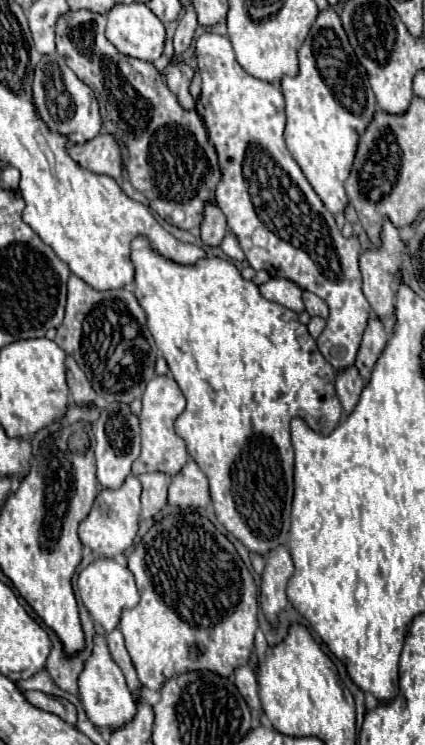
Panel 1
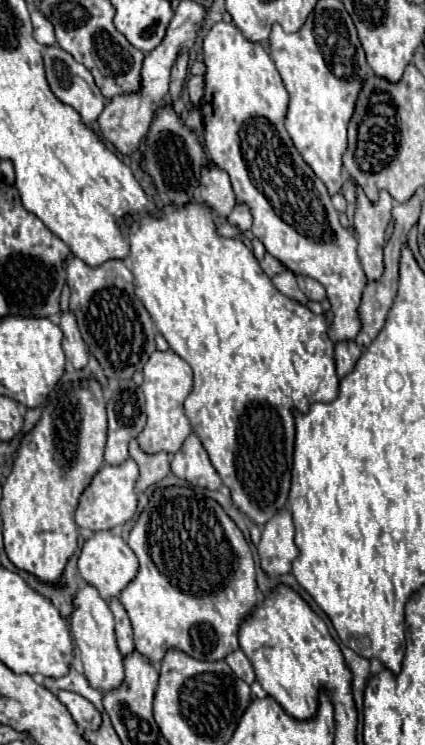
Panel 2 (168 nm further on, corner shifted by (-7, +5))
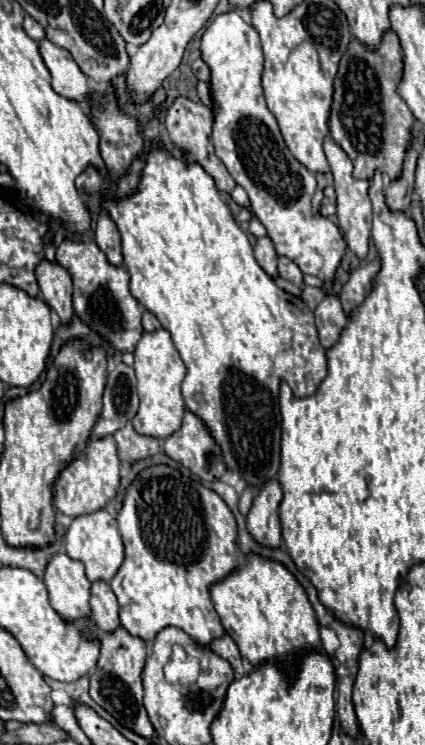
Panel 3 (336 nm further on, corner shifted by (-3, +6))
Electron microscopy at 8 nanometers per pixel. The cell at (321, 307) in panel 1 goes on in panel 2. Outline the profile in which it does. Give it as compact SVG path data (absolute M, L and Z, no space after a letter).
M298 276L298 286L302 288L304 296L308 300L314 300L314 302L322 302L326 298L326 290L320 282L316 282L314 278L306 278L306 276Z

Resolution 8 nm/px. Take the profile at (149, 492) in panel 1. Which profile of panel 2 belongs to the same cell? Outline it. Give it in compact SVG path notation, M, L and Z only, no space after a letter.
M132 440L132 444L130 444L130 458L134 458L134 462L140 468L140 478L136 482L136 488L140 492L158 484L160 480L164 480L170 474L170 456L164 452L148 456L138 448L136 440Z

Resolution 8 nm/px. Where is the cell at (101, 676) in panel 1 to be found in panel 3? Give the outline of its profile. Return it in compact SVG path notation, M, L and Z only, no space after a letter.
M64 551L54 553L44 571L44 583L48 587L52 607L66 619L90 615L90 581L86 579L84 565L70 559Z

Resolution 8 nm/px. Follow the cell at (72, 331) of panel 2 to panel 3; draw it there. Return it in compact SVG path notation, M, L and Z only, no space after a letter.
M44 259L44 263L36 267L36 279L42 299L58 313L62 323L70 323L74 309L72 309L72 277L68 275L68 271L58 263Z

